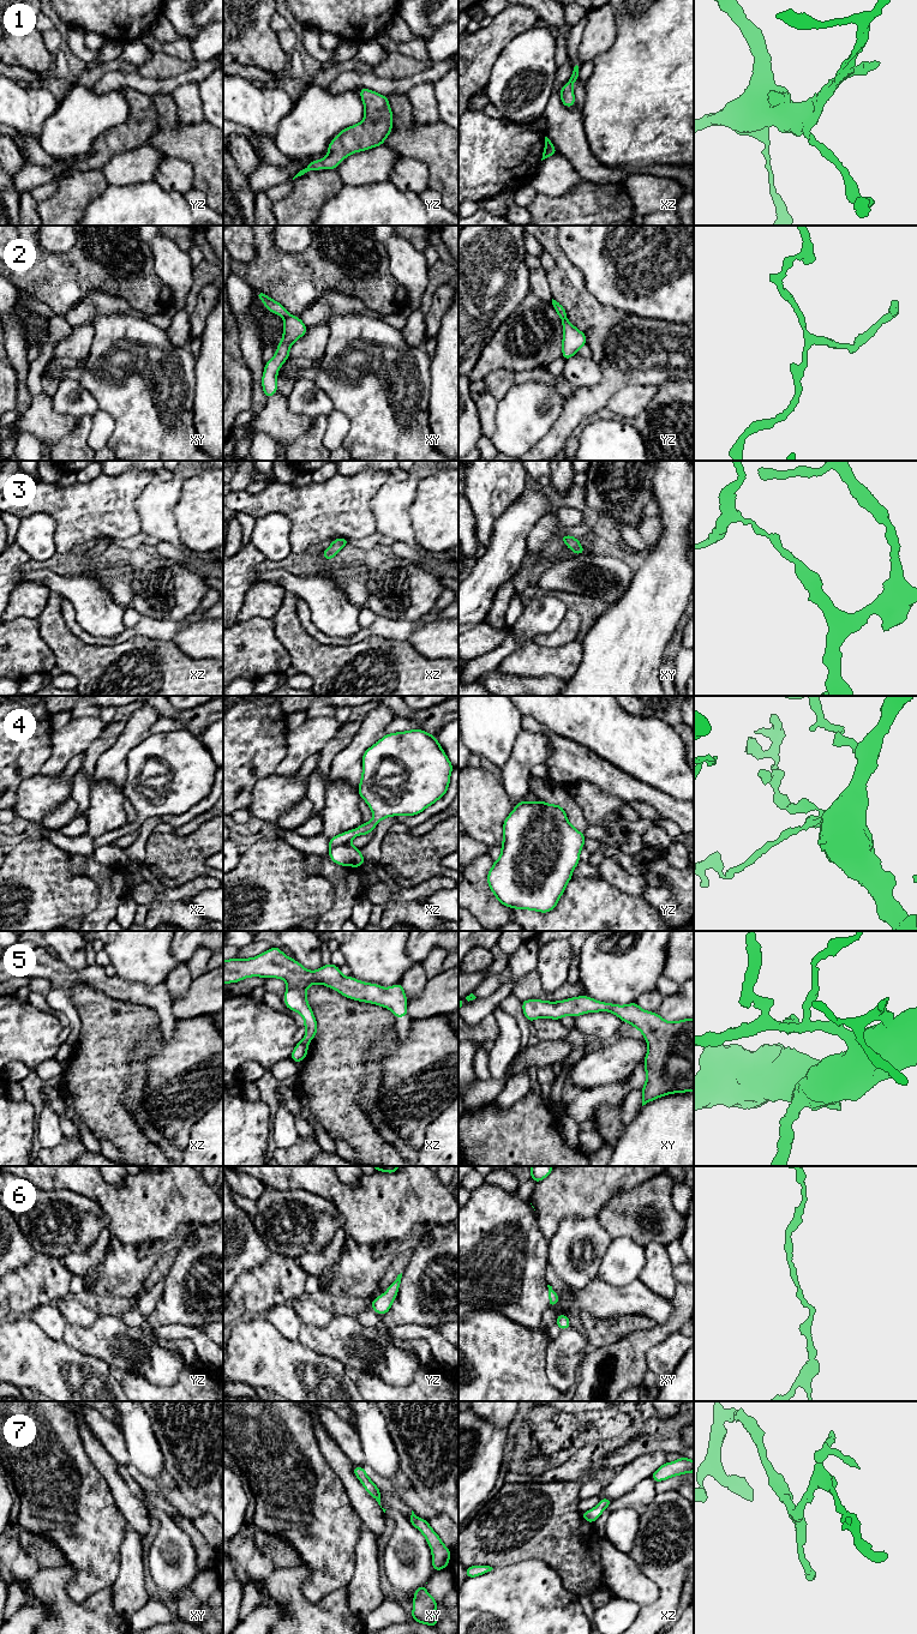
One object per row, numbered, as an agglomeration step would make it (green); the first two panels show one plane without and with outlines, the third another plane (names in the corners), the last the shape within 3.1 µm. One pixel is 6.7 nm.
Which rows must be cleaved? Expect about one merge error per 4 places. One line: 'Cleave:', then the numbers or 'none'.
Cleave: 2

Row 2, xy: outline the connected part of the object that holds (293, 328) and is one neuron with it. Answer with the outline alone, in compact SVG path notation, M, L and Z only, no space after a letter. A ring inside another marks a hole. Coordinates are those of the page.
M289 316L283 320L283 337L276 348L275 356L265 362L262 377L262 386L266 400L277 392L277 372L283 362L289 358L290 346L307 331L307 326L299 317Z

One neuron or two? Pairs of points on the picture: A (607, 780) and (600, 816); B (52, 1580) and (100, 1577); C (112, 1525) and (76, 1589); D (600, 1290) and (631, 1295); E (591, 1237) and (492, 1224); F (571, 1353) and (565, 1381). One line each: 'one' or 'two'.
A: two
B: two
C: one
D: one
E: two
F: one

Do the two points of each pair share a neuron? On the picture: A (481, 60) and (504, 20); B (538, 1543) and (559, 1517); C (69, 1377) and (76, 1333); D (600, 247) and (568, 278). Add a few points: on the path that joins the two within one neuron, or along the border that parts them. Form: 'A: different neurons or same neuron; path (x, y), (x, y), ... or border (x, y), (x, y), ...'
A: same neuron; path (481, 50), (501, 30)
B: same neuron; path (539, 1537), (553, 1523)
C: different neurons; border (61, 1339), (71, 1347), (100, 1359)
D: different neurons; border (561, 246), (581, 274), (591, 294)

